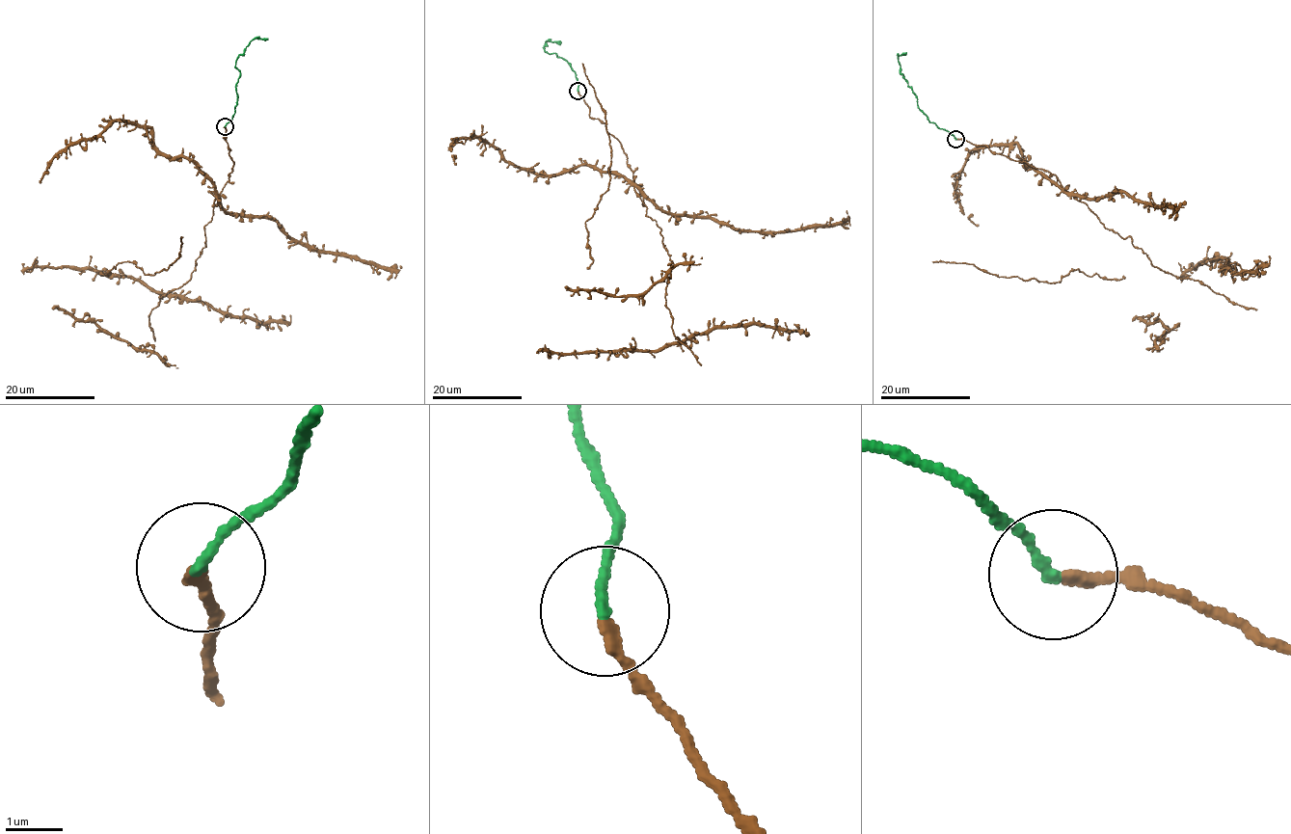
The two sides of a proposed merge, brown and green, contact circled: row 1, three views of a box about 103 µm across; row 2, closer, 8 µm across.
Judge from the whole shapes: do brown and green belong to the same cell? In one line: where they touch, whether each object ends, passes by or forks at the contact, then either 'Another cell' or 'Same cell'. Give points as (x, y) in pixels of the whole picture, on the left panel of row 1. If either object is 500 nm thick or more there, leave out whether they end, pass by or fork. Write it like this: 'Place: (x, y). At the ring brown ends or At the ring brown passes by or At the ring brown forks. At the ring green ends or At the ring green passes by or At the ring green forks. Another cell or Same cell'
Place: (225, 126). At the ring brown ends. At the ring green ends. Same cell

